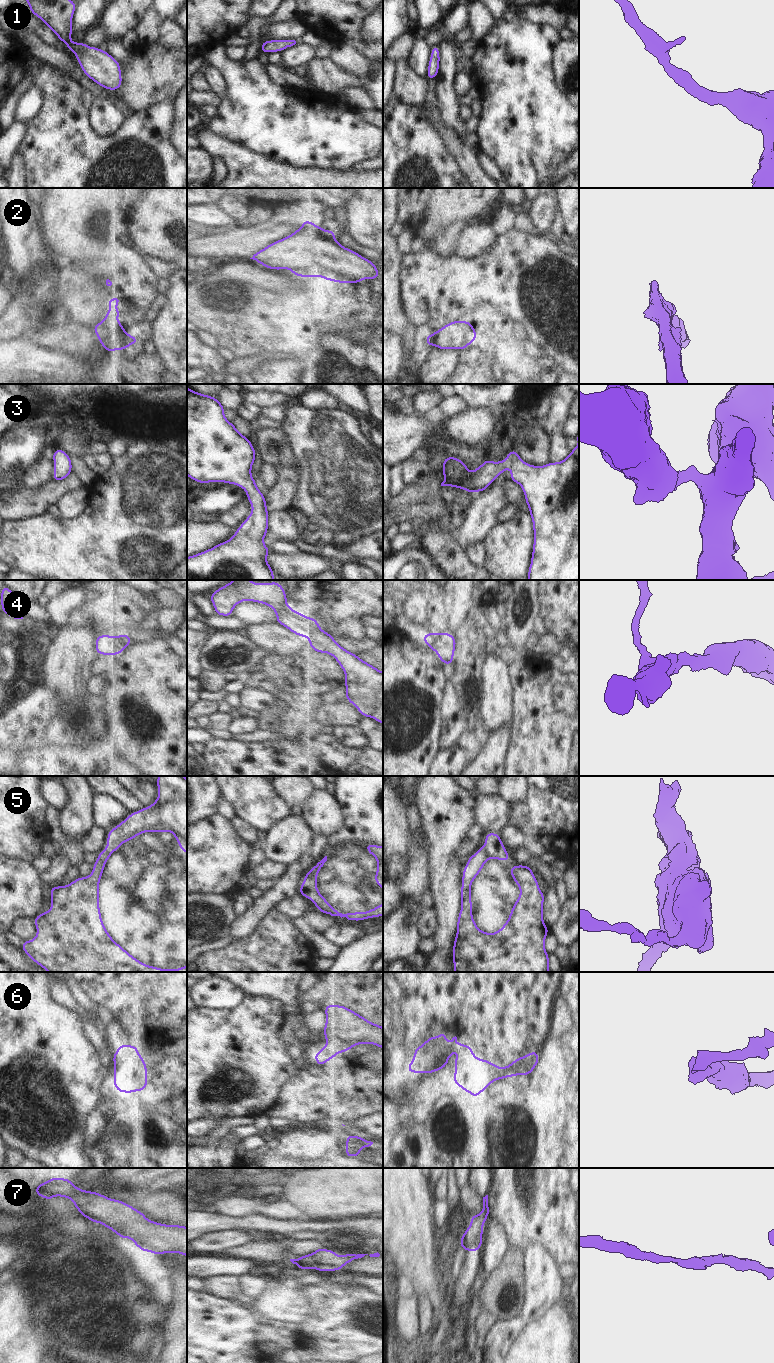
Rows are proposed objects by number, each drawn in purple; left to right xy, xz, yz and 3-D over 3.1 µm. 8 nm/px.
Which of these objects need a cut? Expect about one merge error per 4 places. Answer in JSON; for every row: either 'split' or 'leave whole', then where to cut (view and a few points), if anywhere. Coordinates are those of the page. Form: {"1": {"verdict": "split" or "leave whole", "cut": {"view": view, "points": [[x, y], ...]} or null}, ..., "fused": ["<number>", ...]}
{"1": {"verdict": "leave whole", "cut": null}, "2": {"verdict": "leave whole", "cut": null}, "3": {"verdict": "leave whole", "cut": null}, "4": {"verdict": "leave whole", "cut": null}, "5": {"verdict": "leave whole", "cut": null}, "6": {"verdict": "split", "cut": {"view": "yz", "points": [[461, 1052], [473, 1054]]}}, "7": {"verdict": "leave whole", "cut": null}, "fused": ["6"]}

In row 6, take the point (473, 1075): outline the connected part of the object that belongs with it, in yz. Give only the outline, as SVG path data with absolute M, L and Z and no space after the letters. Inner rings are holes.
M535 1049L501 1068L486 1059L478 1059L475 1054L462 1052L454 1060L456 1071L452 1081L462 1090L477 1098L496 1080L517 1077L520 1074L529 1076L538 1062L539 1055Z

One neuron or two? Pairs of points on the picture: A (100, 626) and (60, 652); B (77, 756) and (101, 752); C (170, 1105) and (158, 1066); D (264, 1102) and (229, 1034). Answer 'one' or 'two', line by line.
A: one
B: one
C: one
D: one

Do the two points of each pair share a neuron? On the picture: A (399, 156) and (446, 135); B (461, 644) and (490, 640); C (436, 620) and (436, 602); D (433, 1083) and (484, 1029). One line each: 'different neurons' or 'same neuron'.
A: different neurons
B: same neuron
C: same neuron
D: different neurons

